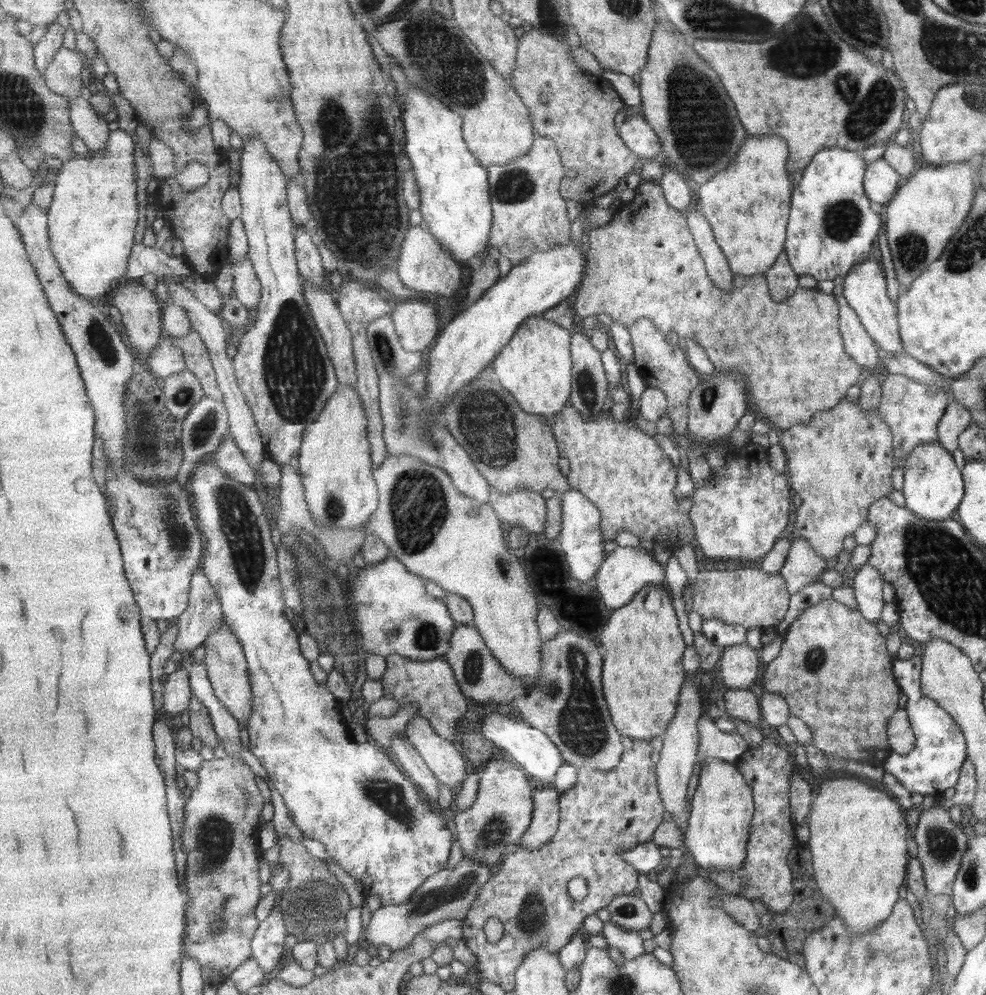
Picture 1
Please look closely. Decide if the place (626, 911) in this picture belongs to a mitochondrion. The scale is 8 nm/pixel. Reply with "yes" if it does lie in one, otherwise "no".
yes

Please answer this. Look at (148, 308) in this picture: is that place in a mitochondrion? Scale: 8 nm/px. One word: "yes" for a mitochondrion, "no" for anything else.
no

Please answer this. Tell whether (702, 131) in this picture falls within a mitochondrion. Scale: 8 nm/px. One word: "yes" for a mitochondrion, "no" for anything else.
yes

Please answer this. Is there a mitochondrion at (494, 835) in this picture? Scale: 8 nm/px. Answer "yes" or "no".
yes

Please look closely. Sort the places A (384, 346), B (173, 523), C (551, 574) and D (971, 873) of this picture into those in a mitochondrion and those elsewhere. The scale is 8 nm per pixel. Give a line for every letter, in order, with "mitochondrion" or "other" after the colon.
A: mitochondrion
B: mitochondrion
C: other
D: mitochondrion

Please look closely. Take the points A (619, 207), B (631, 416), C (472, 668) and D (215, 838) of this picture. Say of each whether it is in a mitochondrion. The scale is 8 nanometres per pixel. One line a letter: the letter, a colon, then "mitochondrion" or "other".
A: other
B: other
C: mitochondrion
D: mitochondrion

